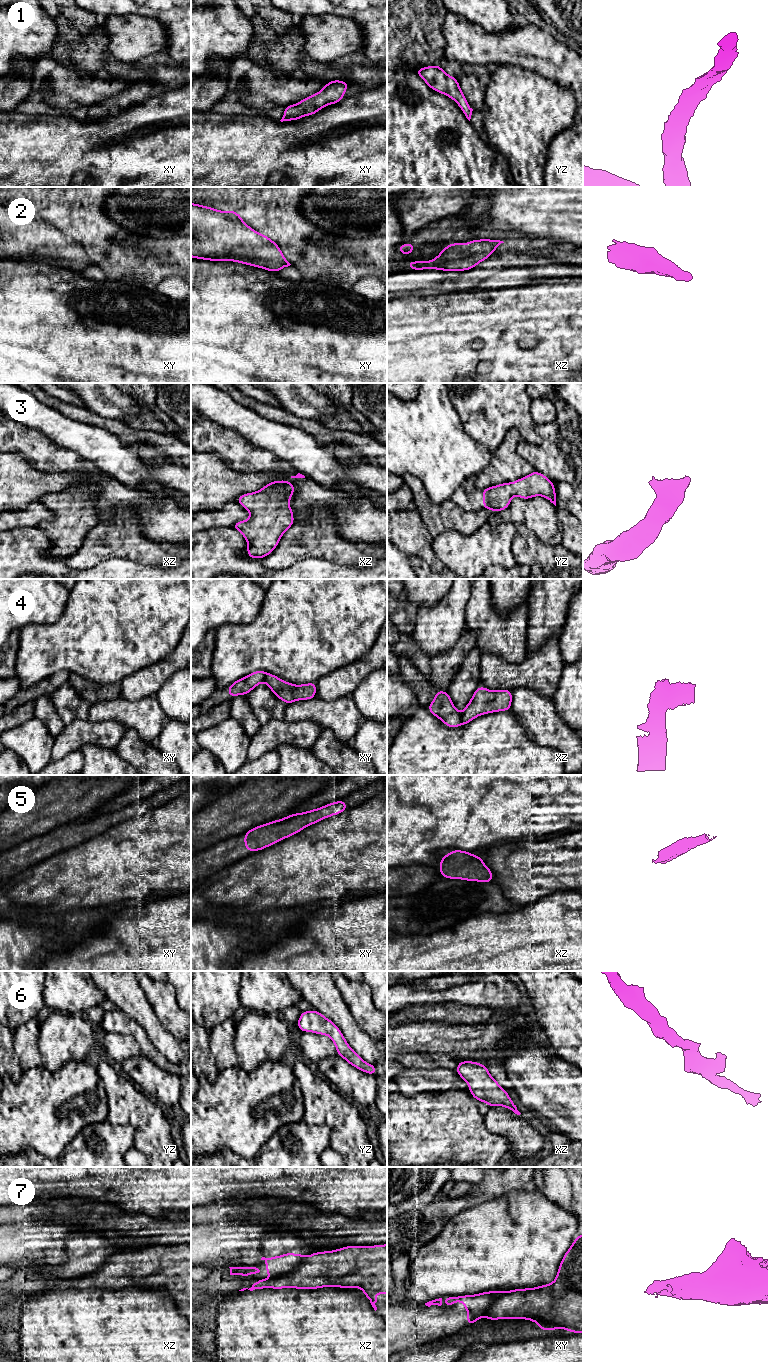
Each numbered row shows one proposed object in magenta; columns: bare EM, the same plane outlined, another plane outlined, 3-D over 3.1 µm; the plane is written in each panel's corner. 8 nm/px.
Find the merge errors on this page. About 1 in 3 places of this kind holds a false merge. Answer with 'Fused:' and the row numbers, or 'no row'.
Fused: 4, 7

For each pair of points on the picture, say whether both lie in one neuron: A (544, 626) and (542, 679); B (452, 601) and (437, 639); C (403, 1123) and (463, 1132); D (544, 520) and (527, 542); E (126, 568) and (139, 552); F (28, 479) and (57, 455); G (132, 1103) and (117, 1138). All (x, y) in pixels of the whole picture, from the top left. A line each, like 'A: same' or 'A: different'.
A: different
B: same
C: same
D: different
E: different
F: different
G: different

